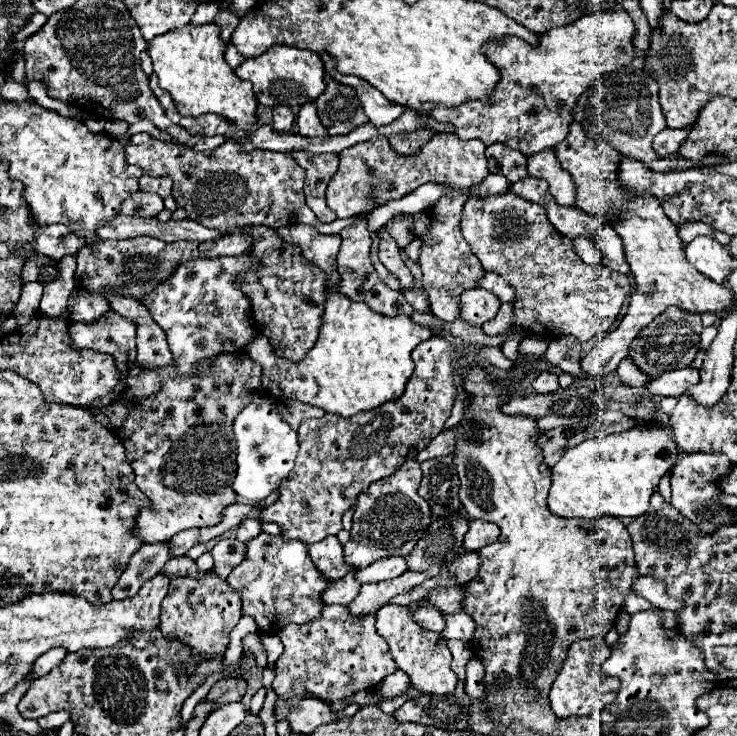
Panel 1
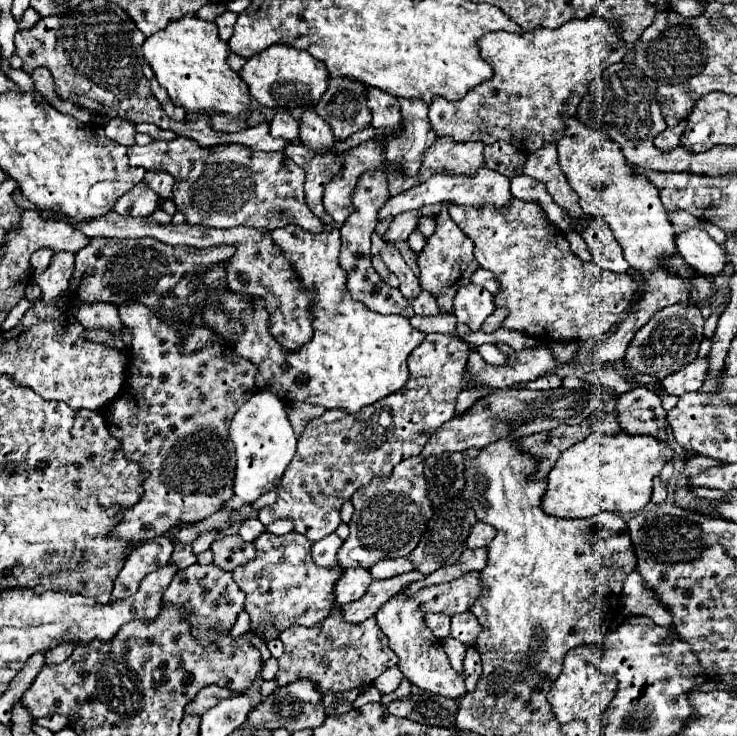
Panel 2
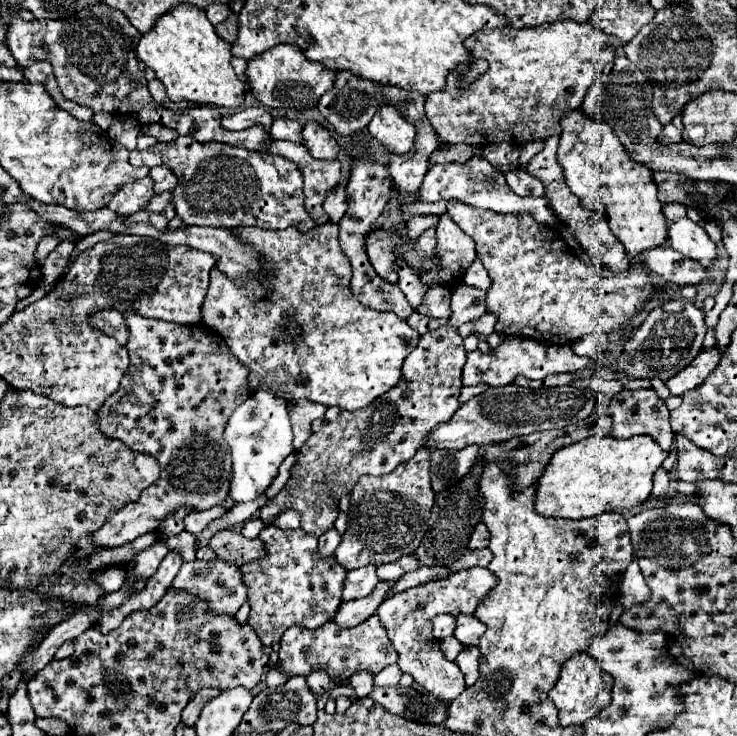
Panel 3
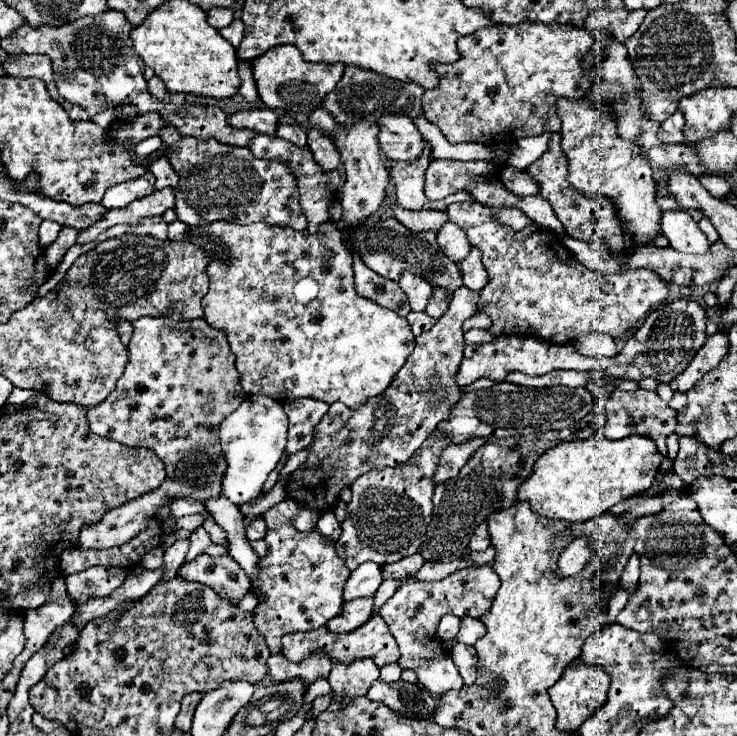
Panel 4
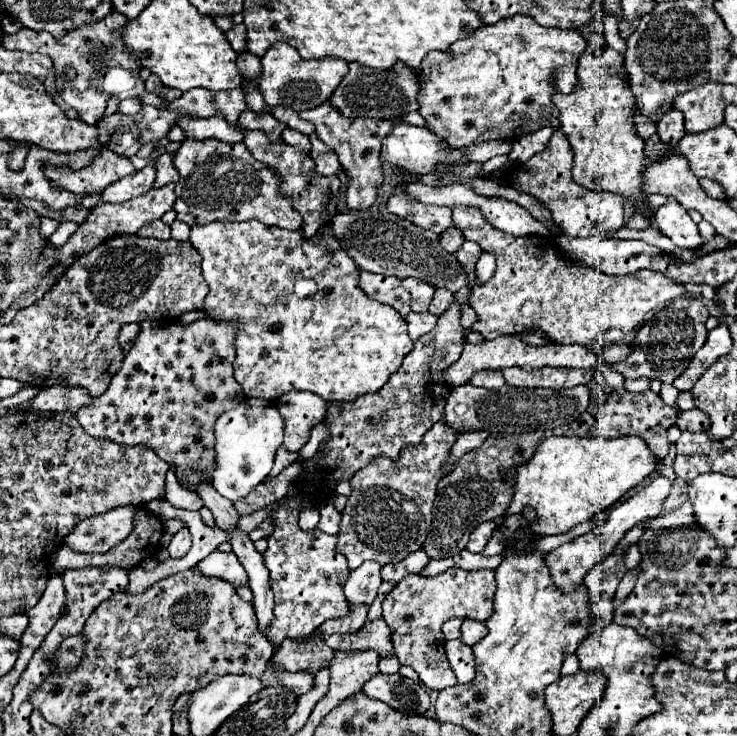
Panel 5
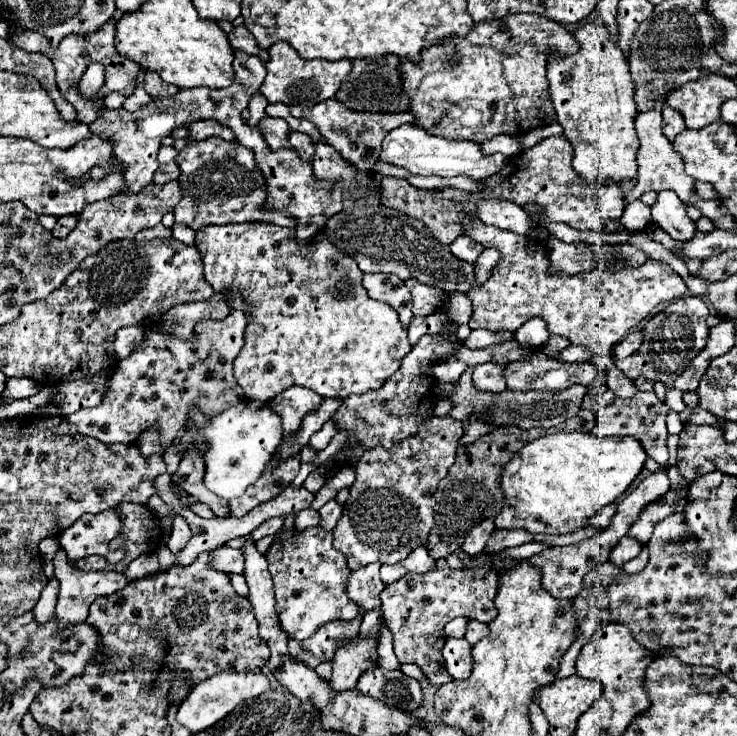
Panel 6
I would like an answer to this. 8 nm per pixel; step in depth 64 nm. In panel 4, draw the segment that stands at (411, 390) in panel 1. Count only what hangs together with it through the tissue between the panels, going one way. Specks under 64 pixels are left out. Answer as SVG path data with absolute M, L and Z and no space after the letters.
M464 286L458 288L446 314L438 318L428 332L416 338L416 348L380 396L372 396L356 410L340 402L330 404L324 420L316 426L316 436L310 444L304 470L298 468L288 478L286 492L290 498L294 498L302 508L318 512L330 510L338 502L340 490L350 486L360 474L372 468L402 464L420 448L438 422L448 418L450 406L460 396L460 386L454 382L454 374L466 346L462 320L478 312L476 300L478 292Z

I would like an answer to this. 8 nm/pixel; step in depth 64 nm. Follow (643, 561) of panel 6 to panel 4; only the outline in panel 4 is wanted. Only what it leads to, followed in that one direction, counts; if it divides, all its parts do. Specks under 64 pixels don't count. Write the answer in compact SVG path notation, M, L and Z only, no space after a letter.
M618 589L608 602L608 624L616 622L617 615L624 608L629 600L629 595L626 590Z

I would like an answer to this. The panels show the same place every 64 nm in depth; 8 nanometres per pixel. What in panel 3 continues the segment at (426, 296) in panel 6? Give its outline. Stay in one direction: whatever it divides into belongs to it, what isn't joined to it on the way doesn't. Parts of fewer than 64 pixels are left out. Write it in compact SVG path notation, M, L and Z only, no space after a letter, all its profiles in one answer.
M400 264L400 268L398 268L398 286L414 310L418 310L418 306L422 304L428 288L430 288L428 284L424 284L420 280L420 276L414 270L406 268L406 264Z

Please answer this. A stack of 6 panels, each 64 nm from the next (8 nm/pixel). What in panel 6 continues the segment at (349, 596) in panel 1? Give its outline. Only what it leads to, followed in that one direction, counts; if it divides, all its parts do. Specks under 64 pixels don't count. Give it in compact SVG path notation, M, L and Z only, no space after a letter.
M368 564L364 568L358 568L348 578L348 596L356 600L364 610L378 610L382 612L382 600L380 592L384 588L384 582L380 580L380 566L382 564Z

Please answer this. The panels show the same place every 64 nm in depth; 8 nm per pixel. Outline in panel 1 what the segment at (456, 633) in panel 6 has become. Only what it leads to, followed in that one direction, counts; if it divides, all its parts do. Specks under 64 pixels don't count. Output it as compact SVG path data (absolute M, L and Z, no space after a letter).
M422 600L420 602L412 602L410 608L412 608L412 612L416 612L416 620L420 620L422 628L434 630L438 634L444 630L444 614L436 612L436 608L426 606Z

